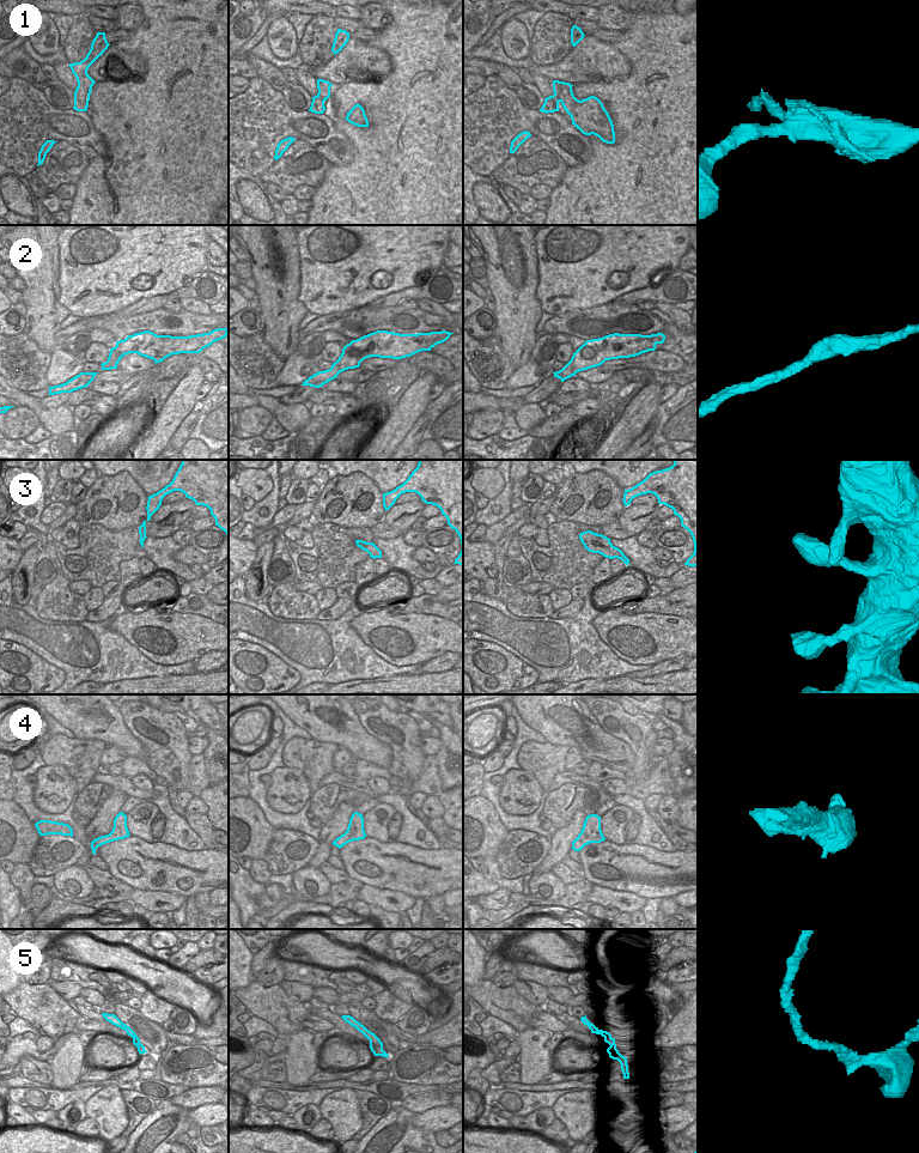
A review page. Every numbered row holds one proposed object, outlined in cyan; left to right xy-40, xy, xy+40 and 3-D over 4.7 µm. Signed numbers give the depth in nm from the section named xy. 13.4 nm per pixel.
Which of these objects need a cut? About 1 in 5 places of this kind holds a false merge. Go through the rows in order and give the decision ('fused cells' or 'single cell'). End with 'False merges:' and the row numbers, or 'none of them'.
1: single cell
2: single cell
3: single cell
4: single cell
5: fused cells
False merges: 5

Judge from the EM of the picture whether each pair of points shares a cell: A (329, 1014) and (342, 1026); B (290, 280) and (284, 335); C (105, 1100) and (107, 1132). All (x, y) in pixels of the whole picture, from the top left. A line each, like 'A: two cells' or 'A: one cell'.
A: one cell
B: one cell
C: one cell

